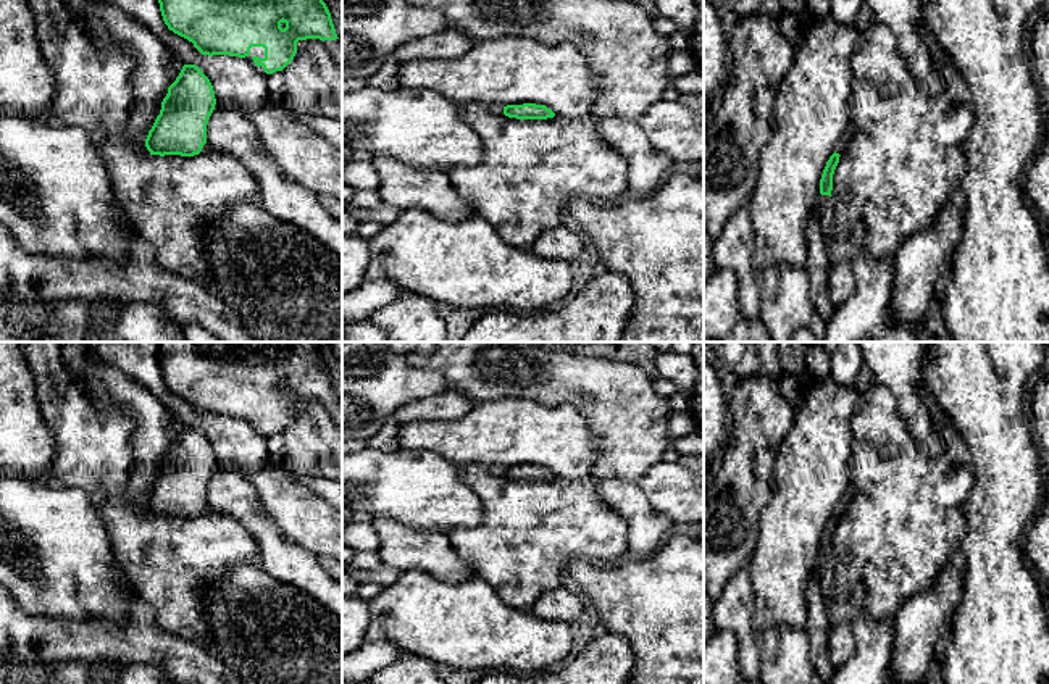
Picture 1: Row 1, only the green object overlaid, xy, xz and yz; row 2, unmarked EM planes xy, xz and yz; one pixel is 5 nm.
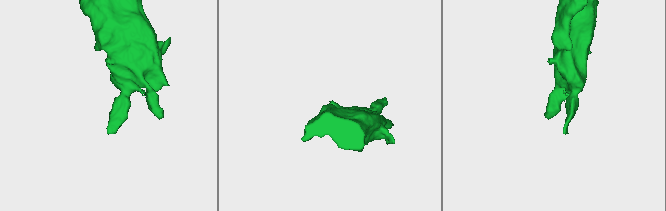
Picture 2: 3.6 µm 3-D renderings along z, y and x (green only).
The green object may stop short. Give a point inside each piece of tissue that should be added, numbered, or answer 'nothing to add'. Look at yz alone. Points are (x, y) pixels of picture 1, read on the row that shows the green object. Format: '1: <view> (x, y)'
1: yz (825, 202)

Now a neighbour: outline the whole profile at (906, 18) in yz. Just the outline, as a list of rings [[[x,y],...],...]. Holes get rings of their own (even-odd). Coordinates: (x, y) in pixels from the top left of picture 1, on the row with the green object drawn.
[[[863,0],[873,11],[875,19],[886,24],[897,42],[901,56],[910,65],[912,73],[920,77],[931,94],[944,89],[944,81],[936,71],[925,24],[925,0]]]

